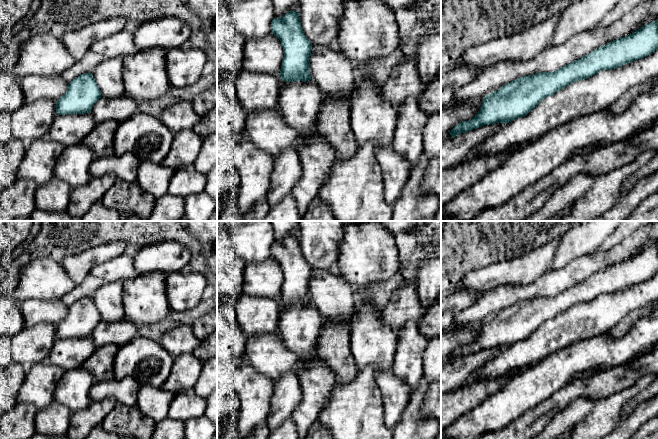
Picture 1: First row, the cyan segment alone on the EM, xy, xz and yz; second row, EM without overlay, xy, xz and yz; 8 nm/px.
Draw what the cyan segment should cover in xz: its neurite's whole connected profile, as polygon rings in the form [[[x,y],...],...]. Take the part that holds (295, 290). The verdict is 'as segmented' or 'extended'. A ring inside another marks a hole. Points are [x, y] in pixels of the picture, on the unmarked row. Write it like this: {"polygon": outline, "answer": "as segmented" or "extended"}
{"polygon": [[[289,235],[271,246],[272,257],[280,264],[283,284],[280,302],[285,306],[309,305],[312,267],[304,259],[298,235]]], "answer": "as segmented"}

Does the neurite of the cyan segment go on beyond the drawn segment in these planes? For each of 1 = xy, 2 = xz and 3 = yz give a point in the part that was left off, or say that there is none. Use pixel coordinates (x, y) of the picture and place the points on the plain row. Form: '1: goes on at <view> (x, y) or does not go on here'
1: does not go on here
2: does not go on here
3: does not go on here

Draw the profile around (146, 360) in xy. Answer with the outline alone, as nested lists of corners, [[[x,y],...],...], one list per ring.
[[[137,336],[119,348],[114,360],[115,379],[133,377],[139,386],[161,388],[173,367],[173,357],[157,341]]]

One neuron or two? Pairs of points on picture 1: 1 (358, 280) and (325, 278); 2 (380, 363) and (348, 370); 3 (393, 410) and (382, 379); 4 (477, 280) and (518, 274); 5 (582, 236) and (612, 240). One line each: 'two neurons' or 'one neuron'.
1: two neurons
2: two neurons
3: one neuron
4: one neuron
5: two neurons

